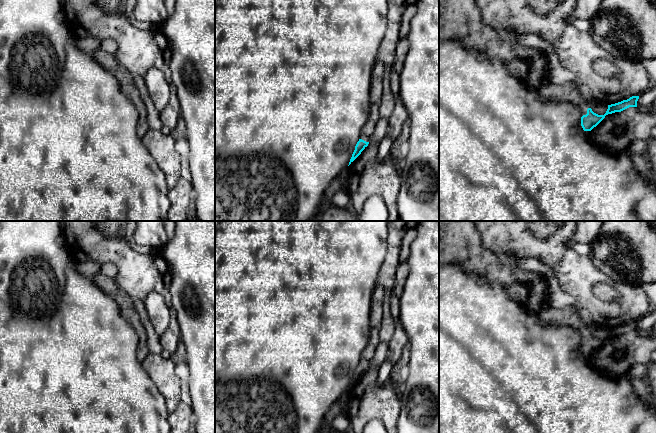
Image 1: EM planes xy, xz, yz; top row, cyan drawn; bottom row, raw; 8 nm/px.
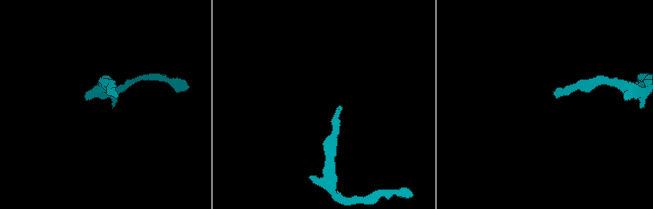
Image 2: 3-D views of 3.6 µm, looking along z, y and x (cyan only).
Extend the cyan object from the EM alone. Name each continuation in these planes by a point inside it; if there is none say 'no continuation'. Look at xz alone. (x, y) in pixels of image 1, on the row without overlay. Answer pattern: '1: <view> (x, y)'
1: xz (379, 294)

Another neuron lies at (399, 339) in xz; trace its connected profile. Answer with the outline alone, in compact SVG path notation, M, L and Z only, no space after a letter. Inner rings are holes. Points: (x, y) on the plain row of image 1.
M407 261L399 264L395 275L394 288L389 295L390 311L394 319L394 331L389 341L387 357L390 359L393 366L399 360L403 349L408 342L408 337L399 320L399 303L408 274L409 265Z

